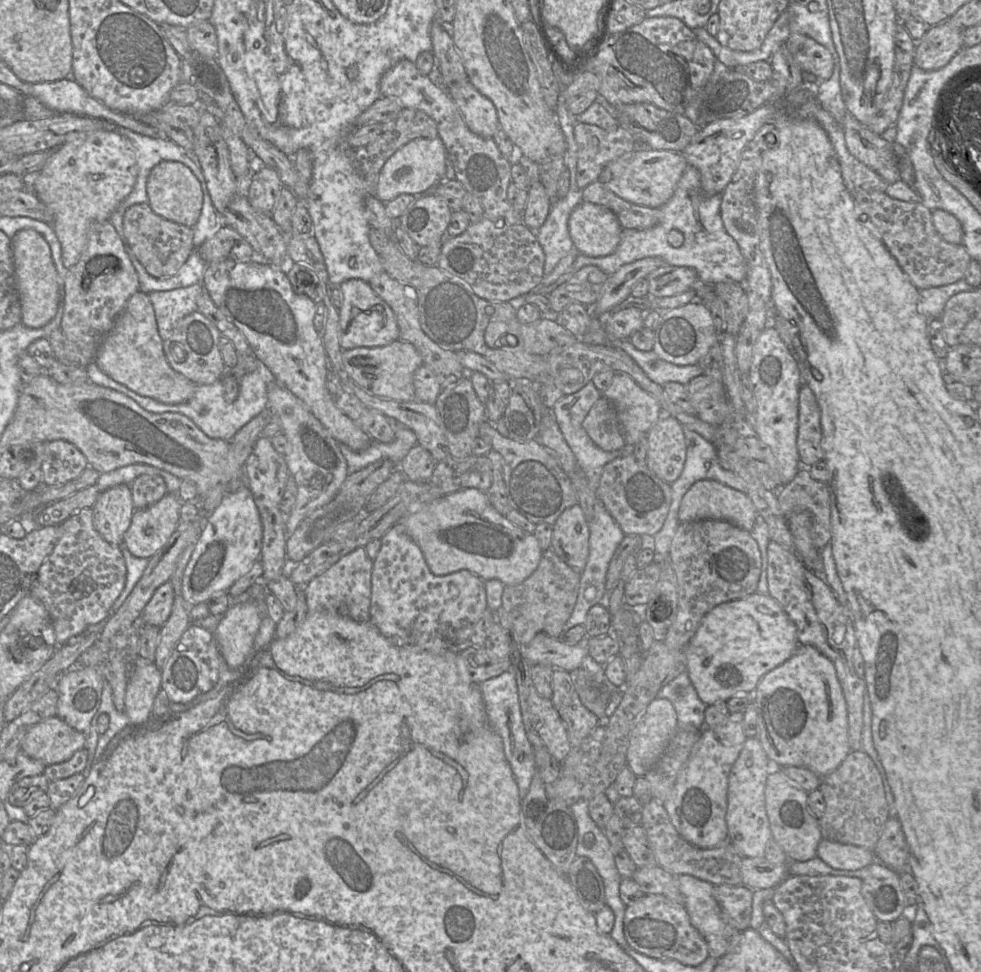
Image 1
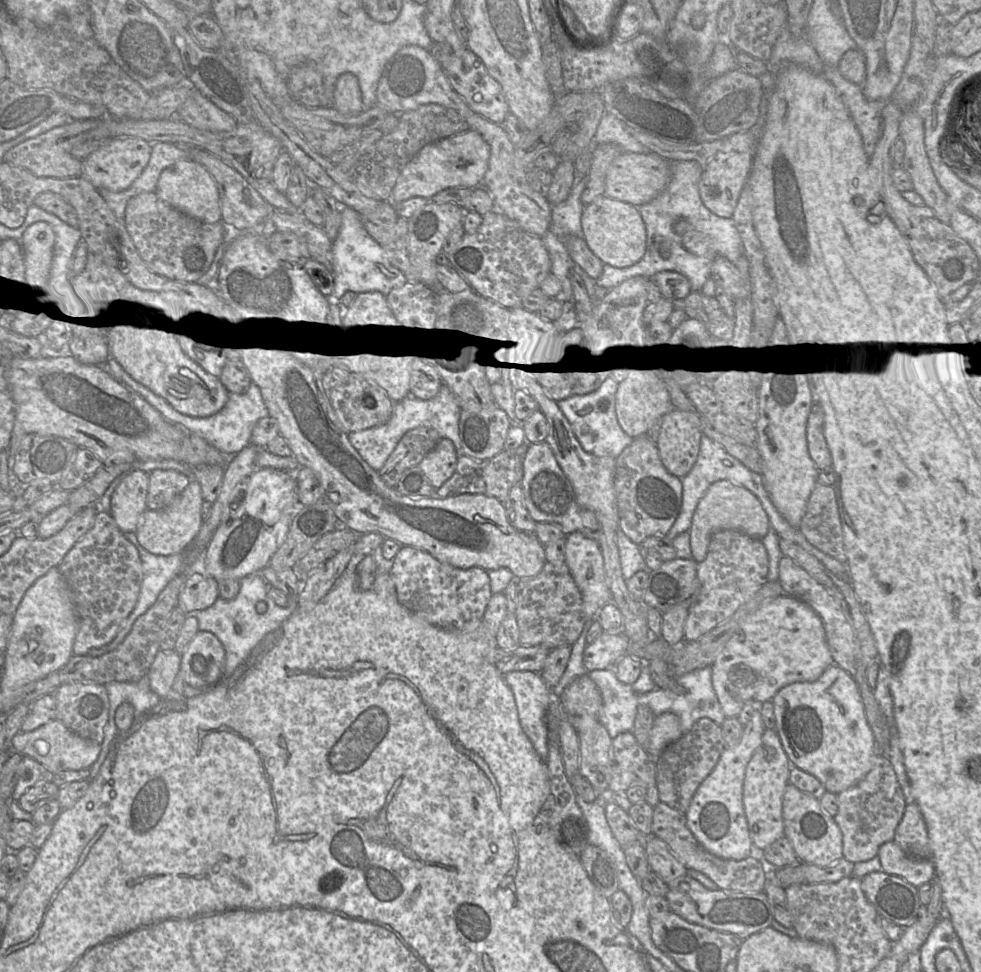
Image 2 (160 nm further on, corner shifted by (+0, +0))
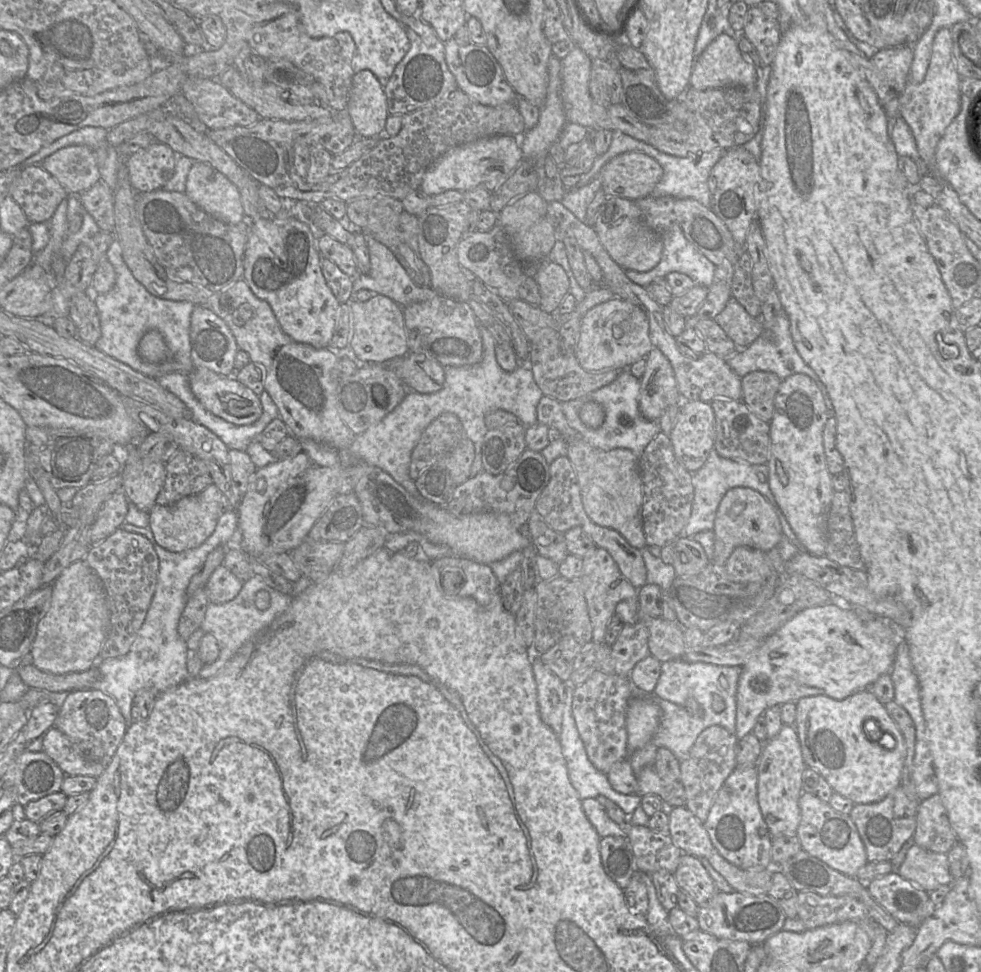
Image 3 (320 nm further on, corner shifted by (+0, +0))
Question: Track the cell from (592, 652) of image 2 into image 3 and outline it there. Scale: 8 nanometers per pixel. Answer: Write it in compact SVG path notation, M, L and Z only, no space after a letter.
M642 622L625 624L618 638L611 645L614 672L627 676L634 666L649 654L649 631Z

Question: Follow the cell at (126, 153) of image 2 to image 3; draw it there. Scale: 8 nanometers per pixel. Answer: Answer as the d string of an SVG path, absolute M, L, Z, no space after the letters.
M154 141L125 158L129 181L136 192L161 190L171 178L177 155L168 145Z

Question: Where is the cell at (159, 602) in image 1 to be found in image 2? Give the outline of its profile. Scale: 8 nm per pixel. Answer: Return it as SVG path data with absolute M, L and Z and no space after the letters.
M191 572L179 593L177 608L189 615L192 611L212 606L218 598L216 579L199 572Z

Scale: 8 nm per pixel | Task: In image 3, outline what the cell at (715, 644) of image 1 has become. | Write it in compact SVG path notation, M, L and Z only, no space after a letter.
M829 603L827 605L817 606L805 609L786 622L781 628L769 635L763 640L760 648L755 654L741 667L737 681L736 693L736 736L737 739L752 733L757 719L764 712L775 705L782 705L787 702L796 702L803 697L825 695L837 700L843 700L852 694L869 689L871 685L883 674L890 673L895 660L897 647L900 643L900 636L904 639L904 633L897 629L886 619L882 617L862 618L851 606L842 603Z

